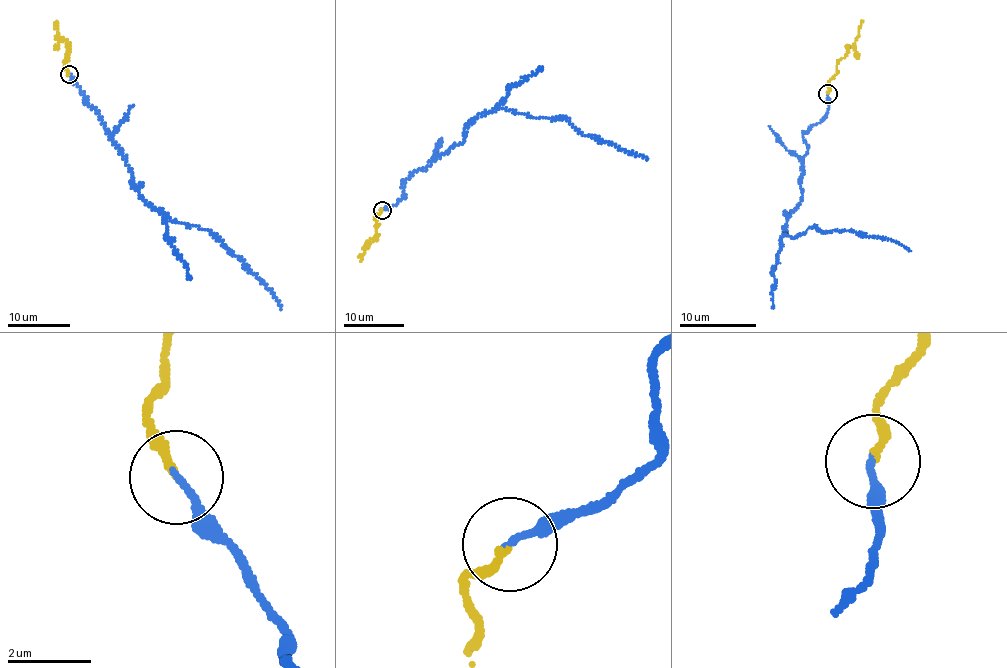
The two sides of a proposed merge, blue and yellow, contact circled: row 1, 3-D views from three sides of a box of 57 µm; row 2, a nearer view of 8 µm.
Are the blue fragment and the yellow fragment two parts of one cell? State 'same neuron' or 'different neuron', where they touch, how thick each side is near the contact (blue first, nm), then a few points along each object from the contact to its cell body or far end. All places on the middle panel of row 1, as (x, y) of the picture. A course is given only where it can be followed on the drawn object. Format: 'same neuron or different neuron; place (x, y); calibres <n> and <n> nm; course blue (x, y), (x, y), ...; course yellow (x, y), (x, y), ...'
same neuron; place (382, 210); calibres 150 and 180 nm; course blue (382, 209), (403, 197), (414, 171), (462, 142), (466, 126), (495, 108), (563, 117), (581, 132), (648, 160); course yellow (382, 209), (375, 215), (378, 223), (374, 238), (365, 247), (361, 262)

